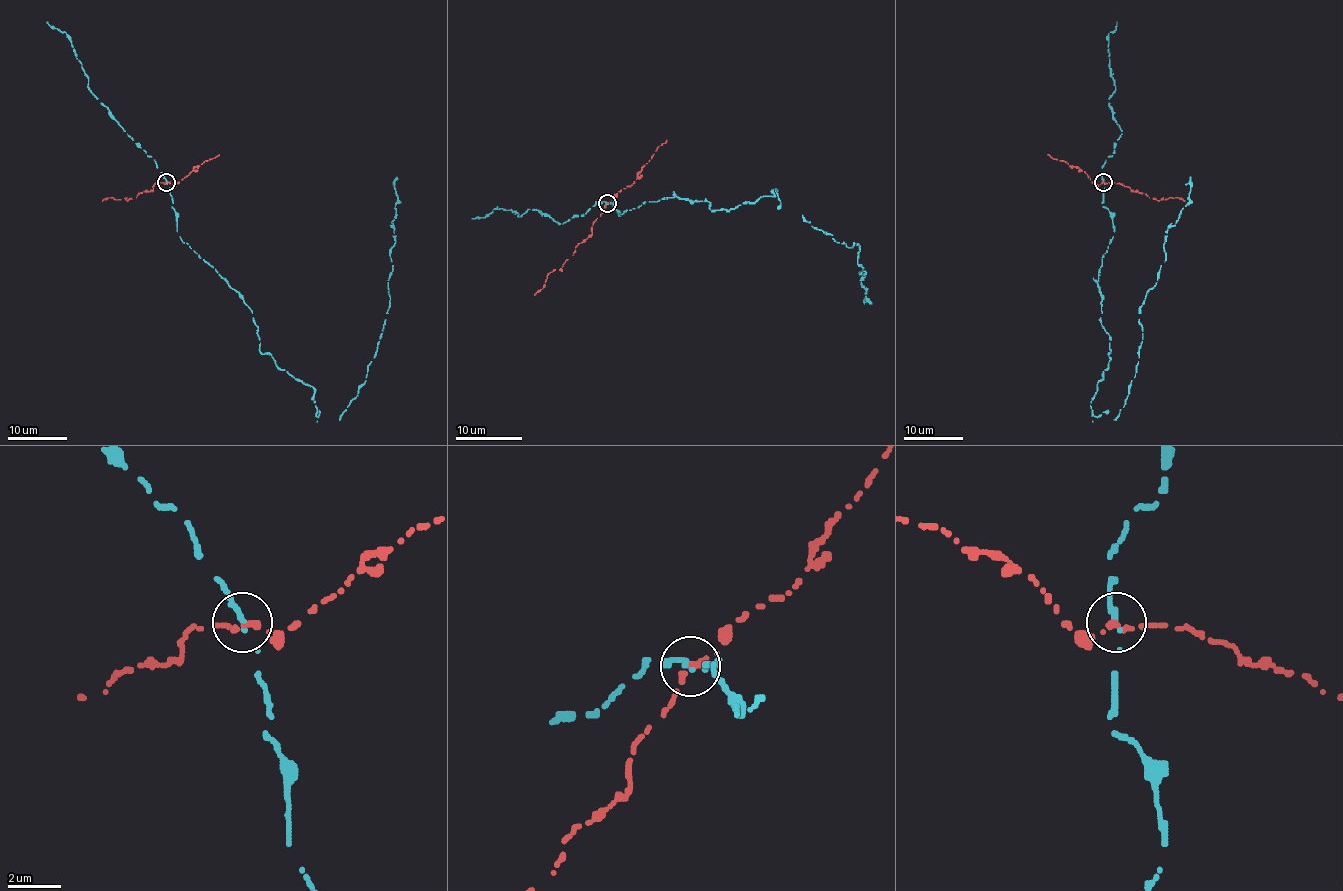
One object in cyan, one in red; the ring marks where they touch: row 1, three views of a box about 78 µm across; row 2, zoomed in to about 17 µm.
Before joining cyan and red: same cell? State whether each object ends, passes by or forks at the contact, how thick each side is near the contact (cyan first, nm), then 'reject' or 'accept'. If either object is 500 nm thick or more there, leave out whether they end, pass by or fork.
cyan ends there; red ends there; 260 nm thick on the cyan side, 320 nm on the other; reject

